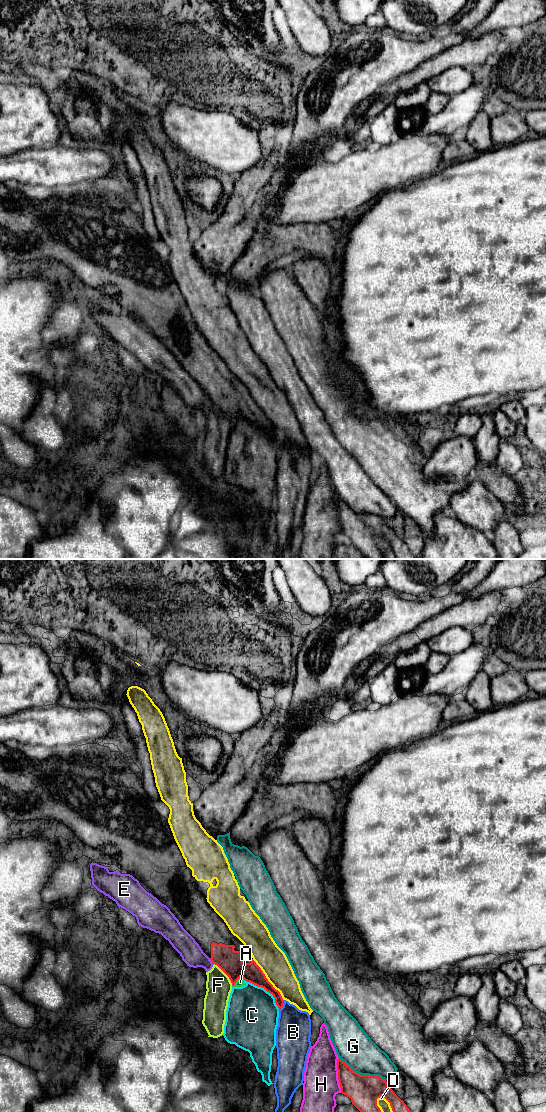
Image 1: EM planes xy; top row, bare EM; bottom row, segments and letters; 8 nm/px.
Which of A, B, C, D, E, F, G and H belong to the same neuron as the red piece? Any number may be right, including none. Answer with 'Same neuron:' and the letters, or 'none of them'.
Same neuron: none of them

